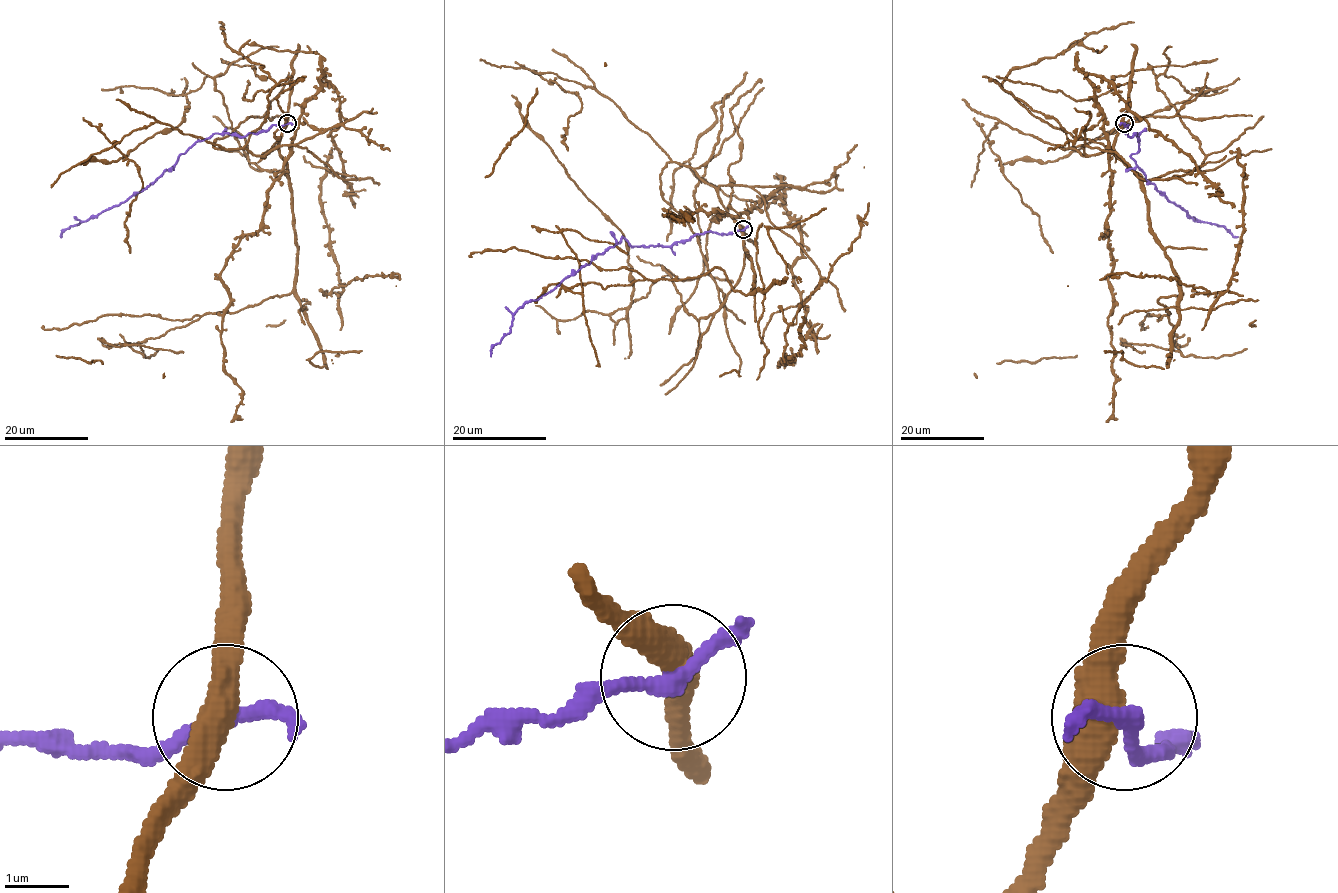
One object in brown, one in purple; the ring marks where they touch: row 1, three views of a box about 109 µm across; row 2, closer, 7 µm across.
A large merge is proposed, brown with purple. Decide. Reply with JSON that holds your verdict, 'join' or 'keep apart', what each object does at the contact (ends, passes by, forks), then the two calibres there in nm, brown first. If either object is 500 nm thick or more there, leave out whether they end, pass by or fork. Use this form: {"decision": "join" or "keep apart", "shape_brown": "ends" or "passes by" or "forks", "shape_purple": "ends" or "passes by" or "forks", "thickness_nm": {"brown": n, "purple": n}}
{"decision": "keep apart", "shape_brown": "passes by", "shape_purple": "passes by", "thickness_nm": {"brown": 460, "purple": 220}}

